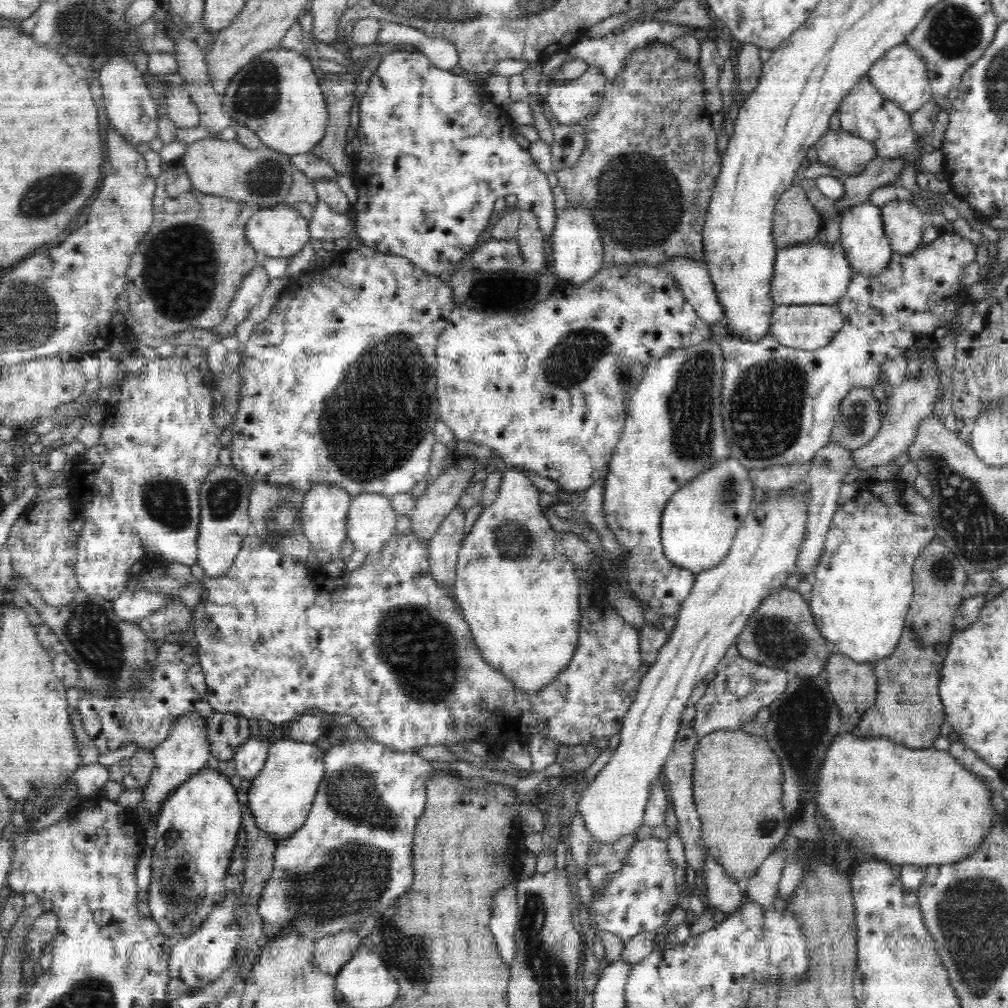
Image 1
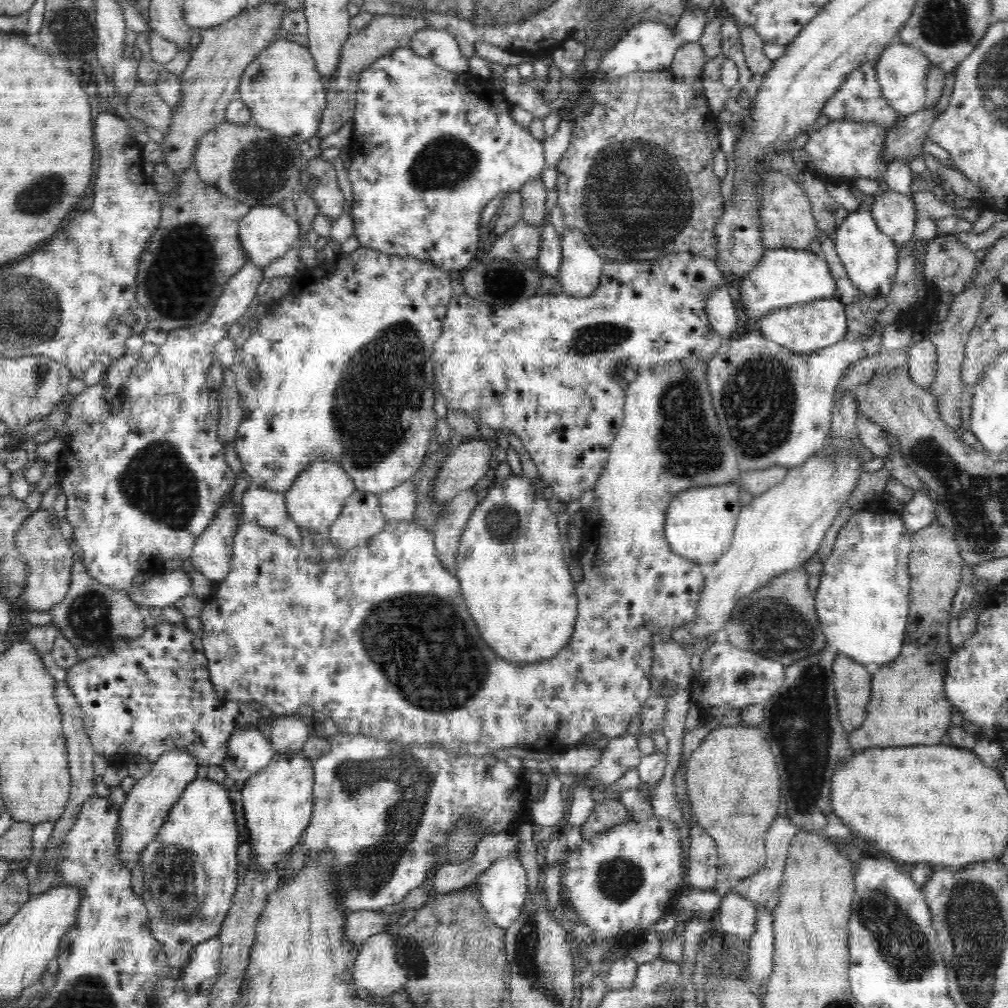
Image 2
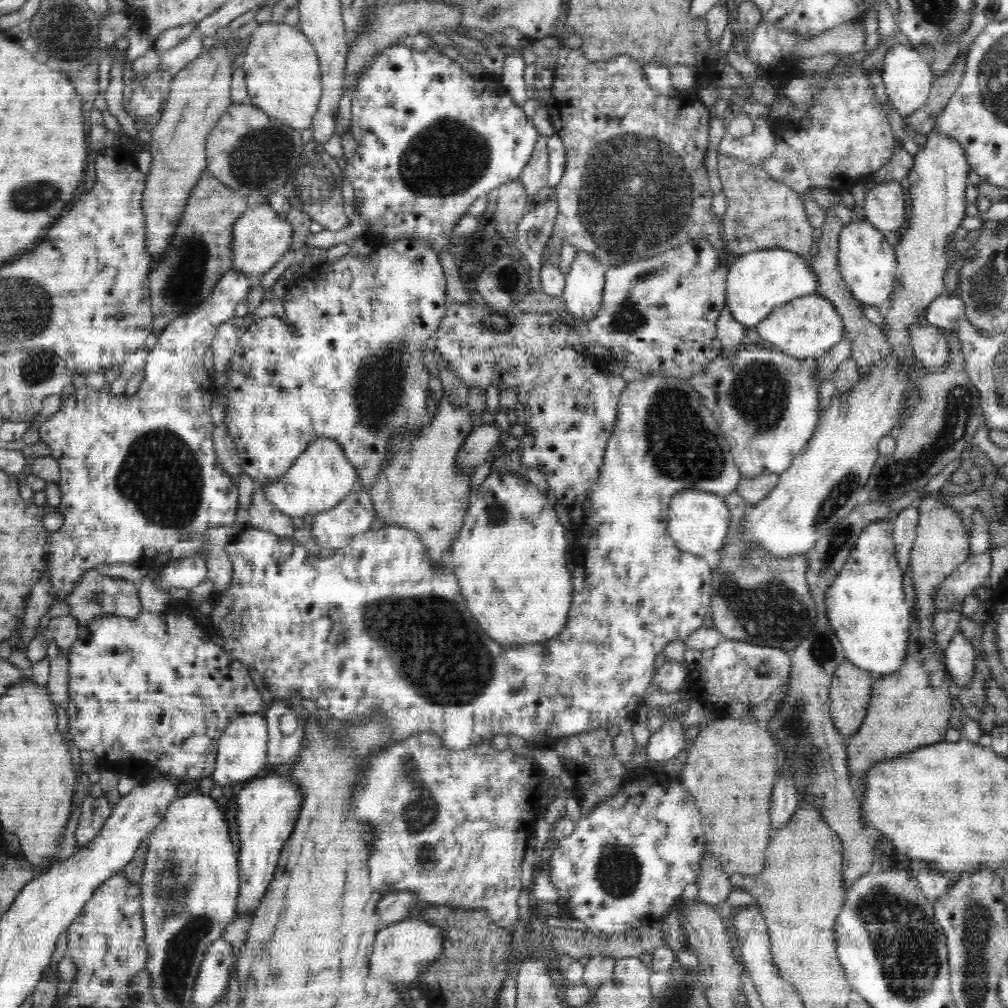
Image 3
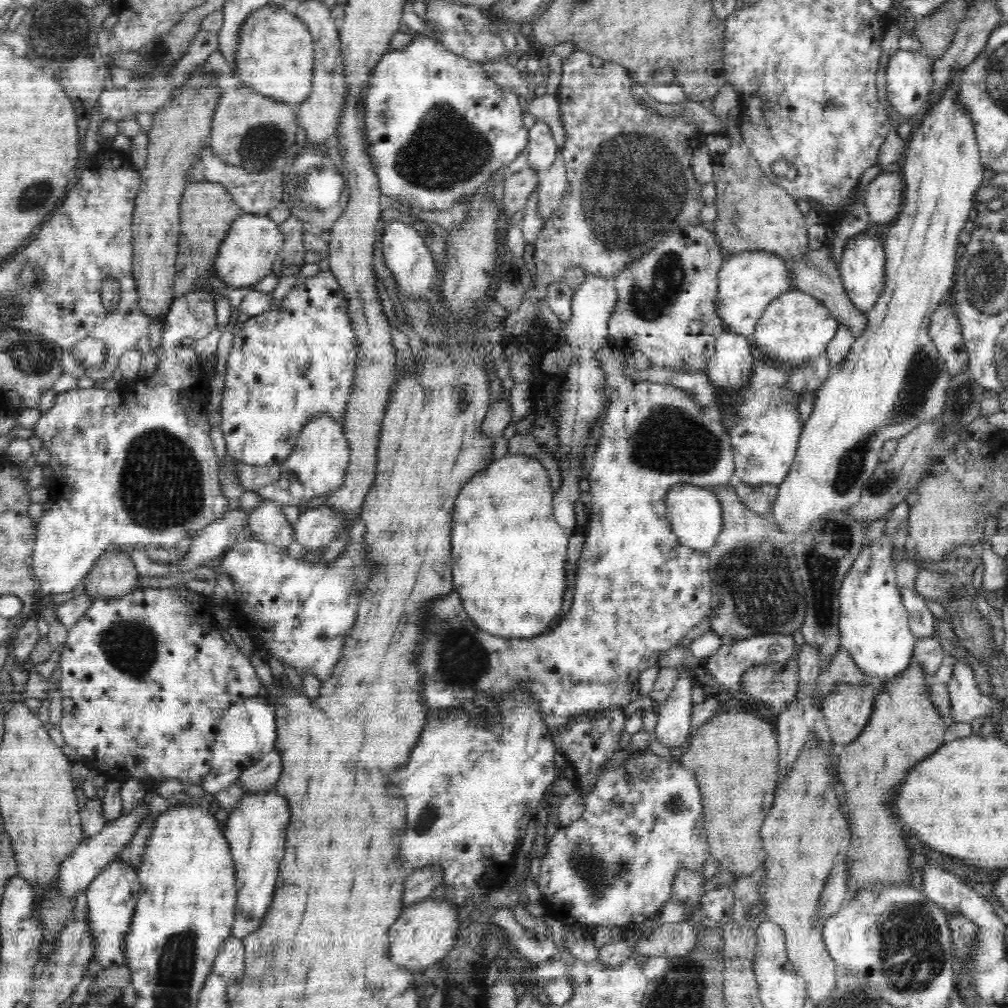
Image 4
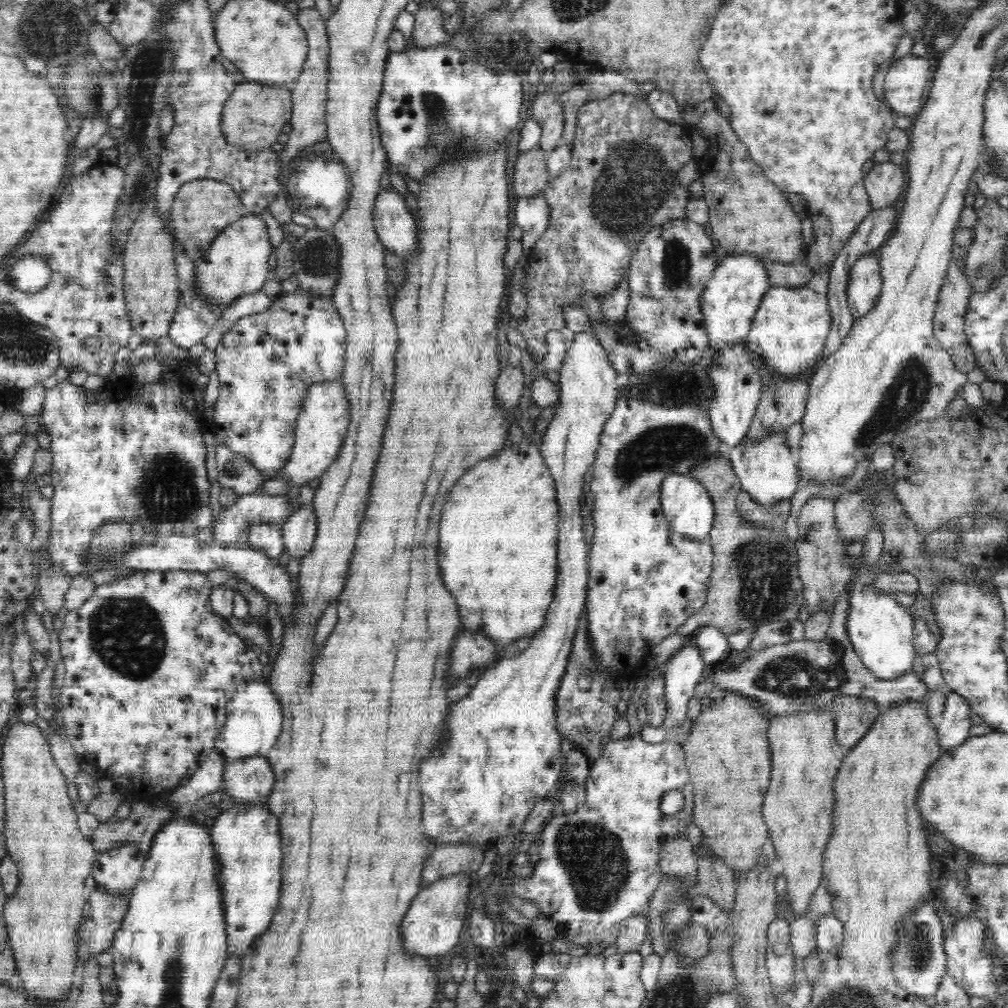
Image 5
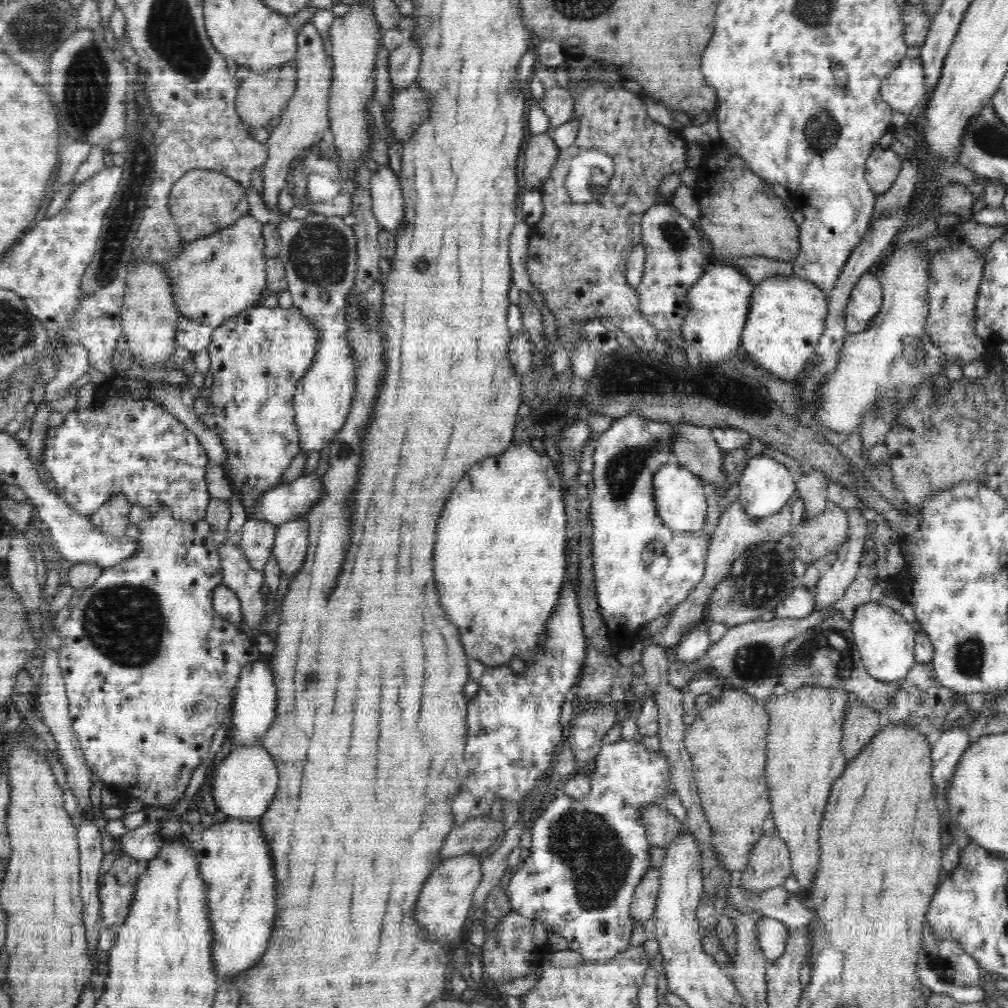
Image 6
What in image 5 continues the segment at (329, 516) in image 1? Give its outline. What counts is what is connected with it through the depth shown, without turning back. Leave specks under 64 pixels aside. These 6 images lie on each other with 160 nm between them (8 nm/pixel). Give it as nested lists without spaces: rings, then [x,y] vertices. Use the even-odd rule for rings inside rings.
[[[328,380],[318,382],[308,388],[308,394],[304,396],[302,408],[297,418],[295,441],[290,458],[273,478],[284,478],[290,486],[303,486],[316,478],[324,476],[324,472],[330,468],[330,464],[336,460],[344,436],[349,426],[349,404],[341,380]],[[217,441],[215,458],[219,472],[218,481],[222,488],[232,489],[238,496],[259,492],[266,482],[260,470],[245,457],[232,452],[225,444]]]

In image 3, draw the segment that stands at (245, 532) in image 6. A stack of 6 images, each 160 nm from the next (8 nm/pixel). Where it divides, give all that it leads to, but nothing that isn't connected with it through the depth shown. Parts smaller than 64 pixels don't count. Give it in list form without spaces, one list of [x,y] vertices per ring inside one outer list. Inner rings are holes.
[[[260,487],[253,490],[252,501],[248,506],[250,526],[270,531],[282,538],[292,539],[294,525],[292,517],[280,512],[272,501],[266,497],[266,492]]]

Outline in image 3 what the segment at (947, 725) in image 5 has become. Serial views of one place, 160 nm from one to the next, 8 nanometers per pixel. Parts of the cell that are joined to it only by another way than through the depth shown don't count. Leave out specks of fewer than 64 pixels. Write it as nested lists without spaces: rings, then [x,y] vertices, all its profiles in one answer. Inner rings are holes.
[[[958,631],[943,652],[948,676],[954,684],[954,688],[962,691],[970,688],[976,660],[976,650],[973,649],[972,642]]]

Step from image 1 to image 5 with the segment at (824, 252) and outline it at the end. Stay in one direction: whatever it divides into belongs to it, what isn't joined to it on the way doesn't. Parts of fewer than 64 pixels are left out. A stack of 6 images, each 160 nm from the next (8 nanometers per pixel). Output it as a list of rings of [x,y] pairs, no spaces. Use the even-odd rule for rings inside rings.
[[[734,254],[725,257],[717,265],[700,297],[700,309],[702,309],[708,339],[710,339],[709,348],[720,350],[744,343],[750,332],[752,318],[754,318],[762,298],[771,288],[770,277],[768,277],[768,271],[761,258],[754,257],[754,255]]]

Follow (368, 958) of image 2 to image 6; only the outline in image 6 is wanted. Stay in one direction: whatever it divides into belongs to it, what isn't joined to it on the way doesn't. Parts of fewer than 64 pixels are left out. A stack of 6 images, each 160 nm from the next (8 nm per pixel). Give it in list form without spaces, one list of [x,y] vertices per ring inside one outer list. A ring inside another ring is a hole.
[[[464,854],[444,858],[432,870],[420,891],[414,913],[415,921],[427,932],[429,940],[439,941],[446,948],[450,948],[455,941],[460,941],[462,926],[468,920],[468,912],[473,906],[474,891],[483,877],[481,862],[482,857]]]

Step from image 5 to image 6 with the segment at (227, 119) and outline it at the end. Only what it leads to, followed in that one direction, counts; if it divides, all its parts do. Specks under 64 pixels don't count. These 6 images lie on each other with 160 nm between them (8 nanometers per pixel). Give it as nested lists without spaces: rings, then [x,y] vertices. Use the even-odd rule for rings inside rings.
[[[290,60],[284,62],[282,66],[276,70],[270,70],[266,74],[258,74],[250,71],[248,78],[240,82],[237,87],[236,112],[240,120],[249,127],[249,131],[253,128],[266,128],[275,116],[280,116],[288,102],[293,97],[296,88],[296,61]]]

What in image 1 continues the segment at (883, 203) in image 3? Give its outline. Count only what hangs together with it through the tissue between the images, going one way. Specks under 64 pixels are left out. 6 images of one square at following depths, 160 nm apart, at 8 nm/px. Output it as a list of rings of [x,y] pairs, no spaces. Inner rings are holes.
[[[892,200],[881,207],[884,231],[894,253],[911,255],[920,249],[922,236],[927,228],[926,215],[911,200]]]

